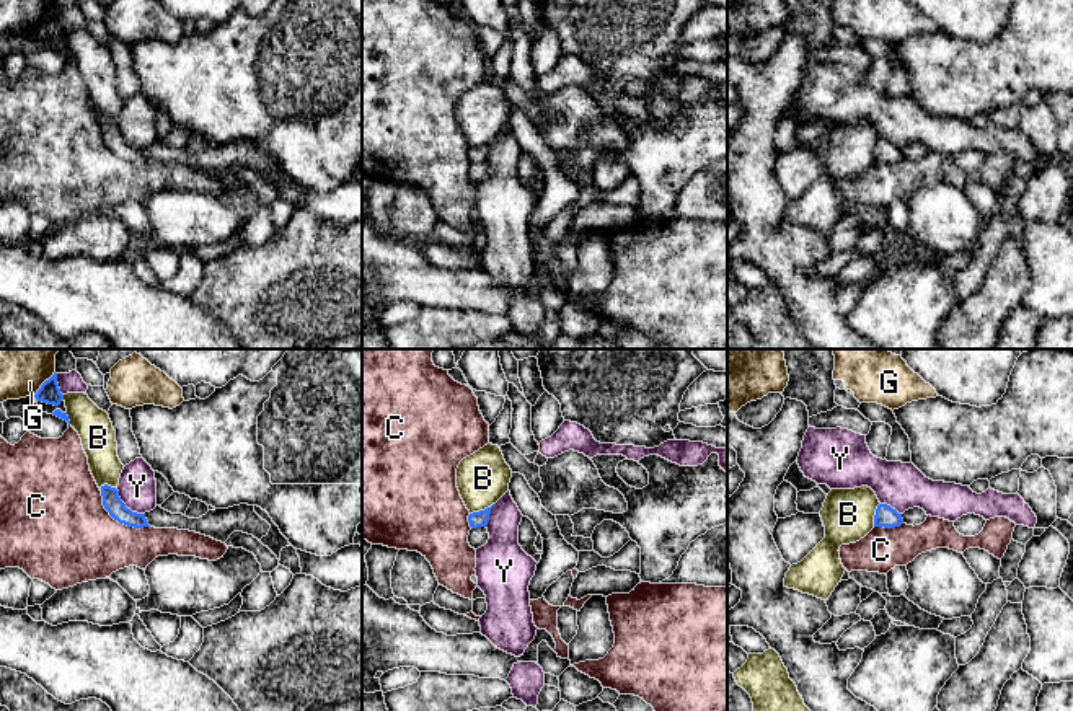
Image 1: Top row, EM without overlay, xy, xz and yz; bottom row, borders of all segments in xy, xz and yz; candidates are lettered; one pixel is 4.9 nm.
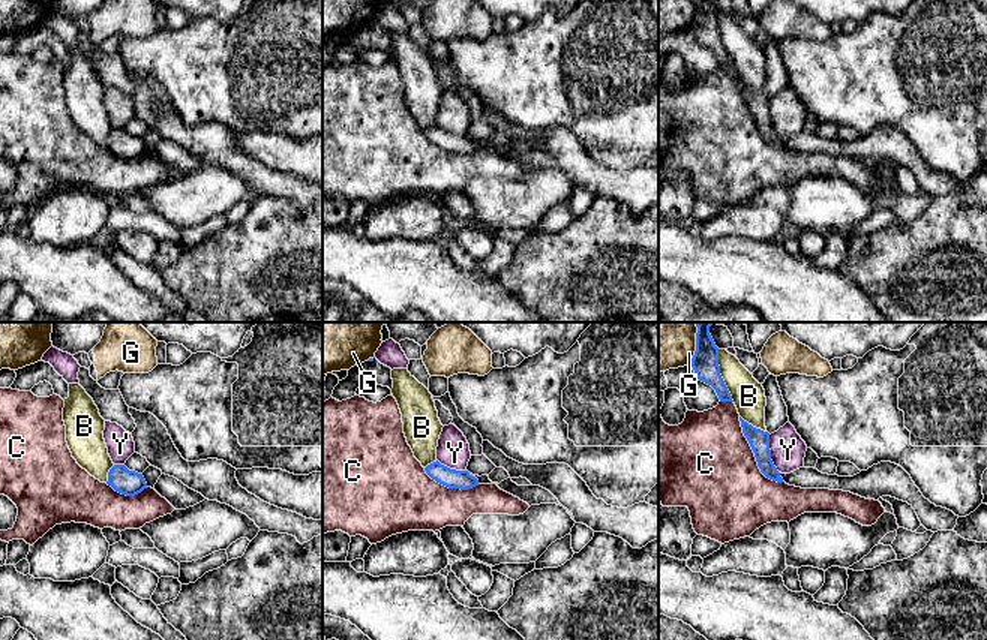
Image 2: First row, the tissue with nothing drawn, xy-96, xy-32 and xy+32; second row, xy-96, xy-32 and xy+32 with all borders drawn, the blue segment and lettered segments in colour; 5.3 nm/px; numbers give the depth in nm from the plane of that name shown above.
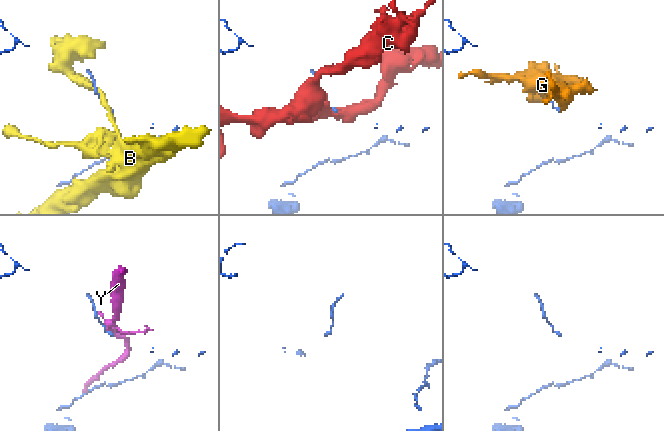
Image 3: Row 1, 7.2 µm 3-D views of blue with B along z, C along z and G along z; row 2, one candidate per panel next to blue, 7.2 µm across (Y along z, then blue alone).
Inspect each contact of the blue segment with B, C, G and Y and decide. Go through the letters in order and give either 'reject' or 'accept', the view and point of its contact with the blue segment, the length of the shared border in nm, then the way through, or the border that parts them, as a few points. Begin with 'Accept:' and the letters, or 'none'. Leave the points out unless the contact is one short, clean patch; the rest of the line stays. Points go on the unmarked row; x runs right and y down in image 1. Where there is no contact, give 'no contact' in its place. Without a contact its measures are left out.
Accept: none
B: reject; contact xz (481, 145); length 130 nm
C: reject; contact xy (118, 155); length 300 nm
G: reject; contact xy (43, 18); length 170 nm
Y: reject; contact xy (126, 142); length 190 nm

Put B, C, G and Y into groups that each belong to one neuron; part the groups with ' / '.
B / C / G / Y

